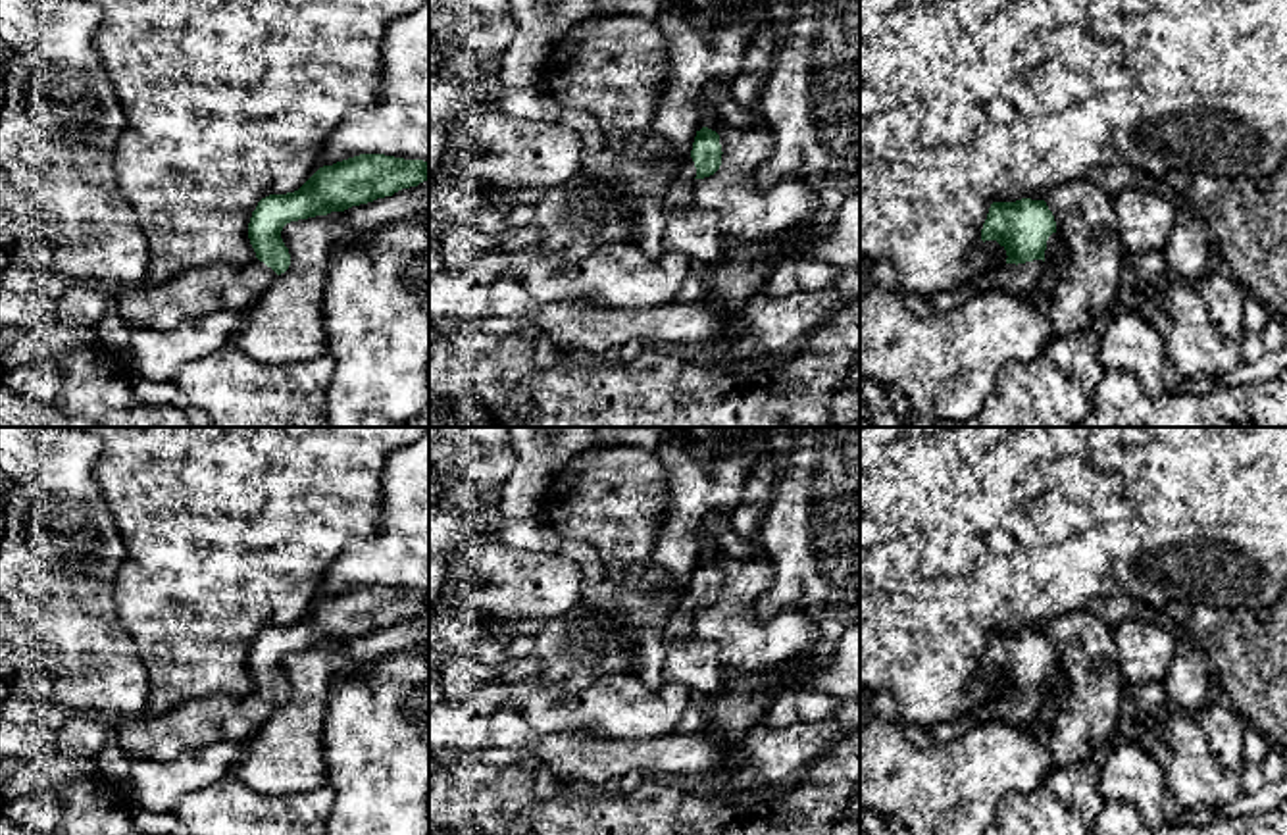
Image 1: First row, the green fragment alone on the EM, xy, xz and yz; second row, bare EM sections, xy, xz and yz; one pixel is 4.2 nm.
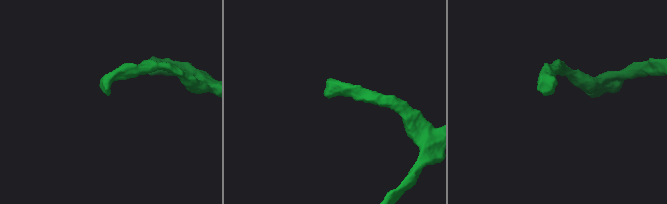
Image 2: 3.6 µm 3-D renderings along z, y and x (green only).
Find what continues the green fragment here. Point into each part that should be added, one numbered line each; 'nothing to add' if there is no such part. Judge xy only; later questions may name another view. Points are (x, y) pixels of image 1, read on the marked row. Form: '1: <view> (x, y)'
1: xy (218, 287)

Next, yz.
1: yz (1024, 278)

